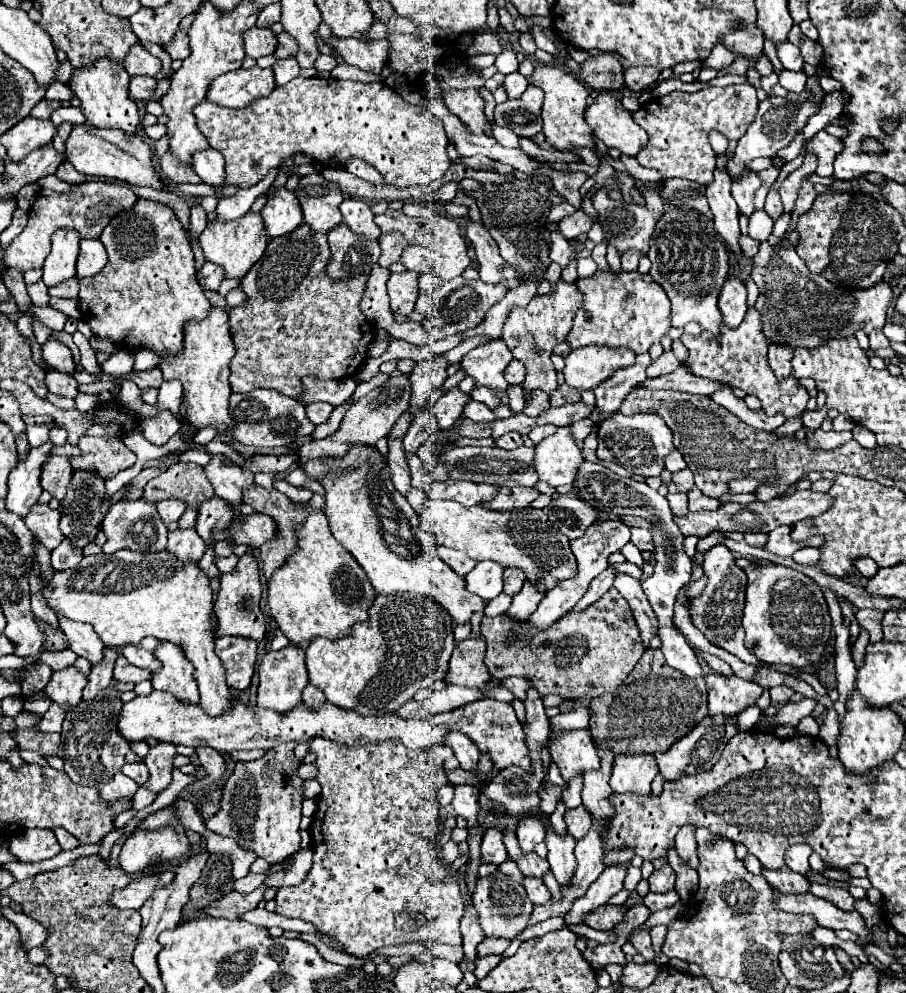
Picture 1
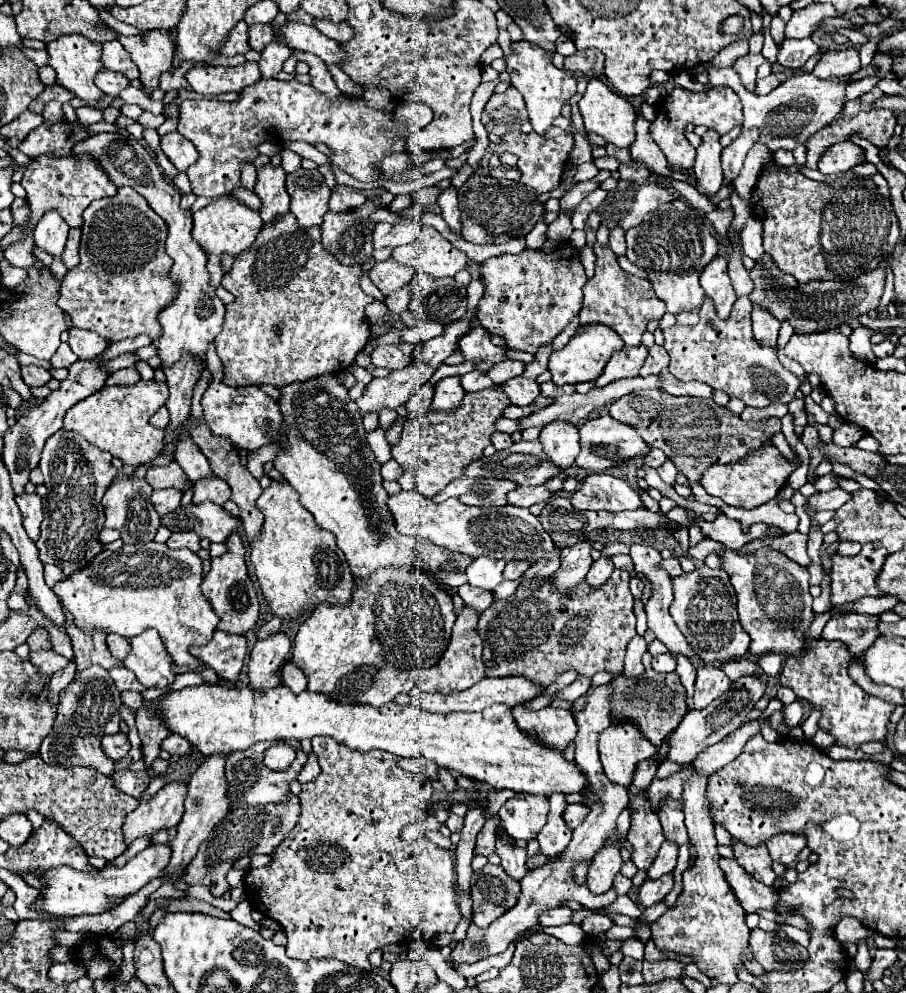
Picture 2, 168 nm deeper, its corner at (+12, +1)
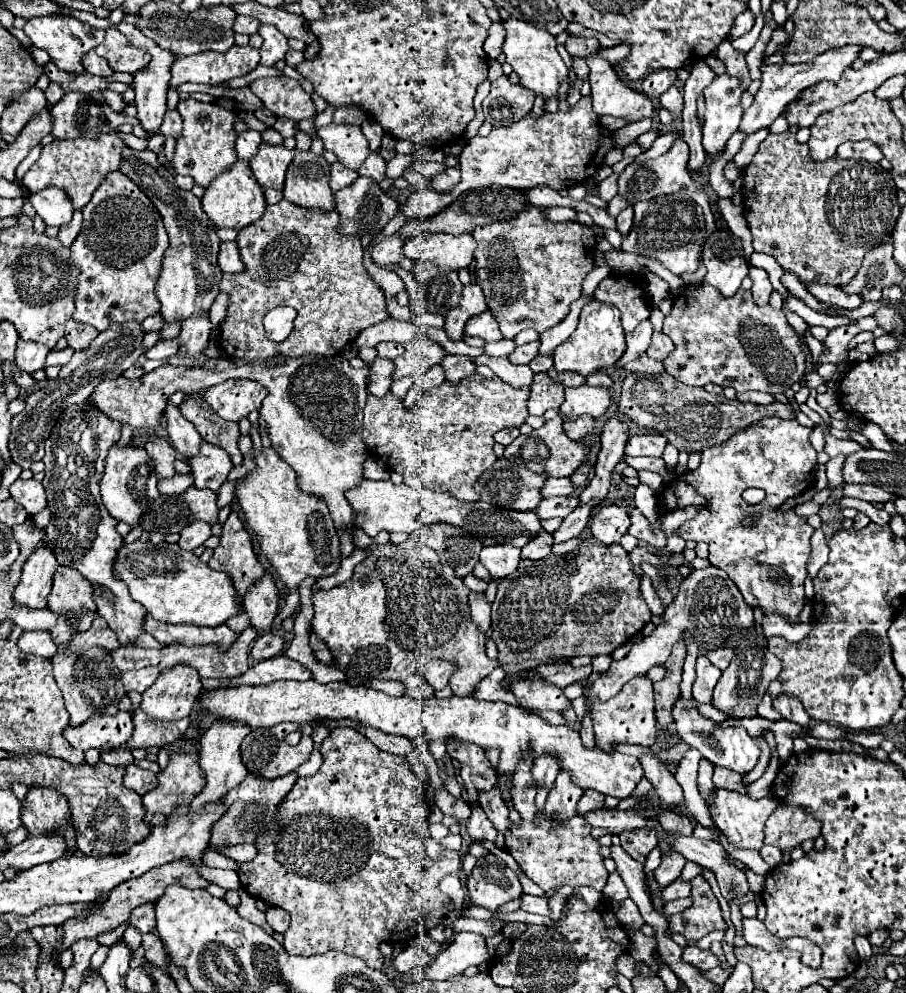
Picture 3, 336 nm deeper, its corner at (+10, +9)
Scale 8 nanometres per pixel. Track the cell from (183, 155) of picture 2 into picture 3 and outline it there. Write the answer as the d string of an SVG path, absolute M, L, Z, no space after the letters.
M167 109L165 111L159 133L165 135L165 137L175 137L175 139L179 137L179 133L181 133L181 117L179 117L177 109Z

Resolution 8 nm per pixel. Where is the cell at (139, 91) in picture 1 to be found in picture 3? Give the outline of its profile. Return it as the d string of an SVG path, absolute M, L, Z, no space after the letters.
M95 51L85 53L81 57L81 65L91 75L99 75L99 77L111 77L113 75L113 69L109 69L109 65L105 65L105 59L103 57L97 57Z

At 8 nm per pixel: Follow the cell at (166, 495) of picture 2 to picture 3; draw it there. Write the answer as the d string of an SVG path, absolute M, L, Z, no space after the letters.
M175 473L169 479L159 479L159 493L163 493L163 495L179 495L179 493L187 491L191 485L193 485L191 475Z

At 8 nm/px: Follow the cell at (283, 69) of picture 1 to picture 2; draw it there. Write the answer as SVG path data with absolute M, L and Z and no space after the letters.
M273 41L267 49L263 49L261 59L259 59L259 69L261 69L263 79L275 77L289 55L291 55L291 49L287 49L287 45L279 45L277 41Z

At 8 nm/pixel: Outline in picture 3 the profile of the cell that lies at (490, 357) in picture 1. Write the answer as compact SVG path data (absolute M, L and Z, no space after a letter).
M483 311L475 317L471 317L465 325L465 335L483 337L485 341L501 341L503 339L503 335L499 331L499 325L489 311Z

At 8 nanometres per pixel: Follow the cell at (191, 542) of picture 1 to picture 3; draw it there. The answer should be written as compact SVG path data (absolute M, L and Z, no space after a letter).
M193 521L181 531L179 547L185 551L193 551L195 547L203 545L211 537L211 525L205 521Z

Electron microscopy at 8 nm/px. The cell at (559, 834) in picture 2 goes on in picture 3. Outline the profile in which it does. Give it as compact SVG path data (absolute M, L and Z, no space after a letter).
M561 771L549 791L545 813L555 821L567 821L569 817L577 815L577 801L583 797L583 789L577 787L571 779L569 771Z

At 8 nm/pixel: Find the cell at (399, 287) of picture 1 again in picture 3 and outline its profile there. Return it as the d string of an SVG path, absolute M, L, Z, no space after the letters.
M393 233L389 237L383 237L377 241L377 245L371 251L371 257L379 265L387 263L399 263L403 259L403 239L399 233Z

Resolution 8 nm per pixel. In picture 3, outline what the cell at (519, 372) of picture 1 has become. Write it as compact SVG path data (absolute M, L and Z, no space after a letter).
M533 341L533 343L521 345L521 347L517 347L517 349L509 355L509 359L511 359L515 365L525 365L525 363L529 365L529 361L531 361L533 357L537 357L539 345L541 345L541 341Z

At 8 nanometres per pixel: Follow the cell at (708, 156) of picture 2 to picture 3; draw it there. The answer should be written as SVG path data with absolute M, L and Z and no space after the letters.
M717 75L711 85L705 87L705 125L703 125L703 147L709 157L715 157L725 149L727 139L739 129L743 107L741 95L745 87L733 75Z

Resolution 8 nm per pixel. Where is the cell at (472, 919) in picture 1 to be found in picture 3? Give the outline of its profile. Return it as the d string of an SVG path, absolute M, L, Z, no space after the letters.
M449 739L449 741L445 741L445 745L447 745L449 757L459 761L459 765L461 765L459 775L463 779L469 801L477 803L477 793L481 789L493 789L497 785L497 775L493 773L489 759L485 757L485 753L479 745L473 745L467 741Z

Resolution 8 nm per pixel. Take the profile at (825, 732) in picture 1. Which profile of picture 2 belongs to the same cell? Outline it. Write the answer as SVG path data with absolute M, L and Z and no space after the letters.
M739 659L739 661L733 661L733 663L729 661L727 665L721 665L721 669L723 669L723 673L731 681L737 681L743 675L755 675L755 673L759 673L759 665L747 661L747 659Z

